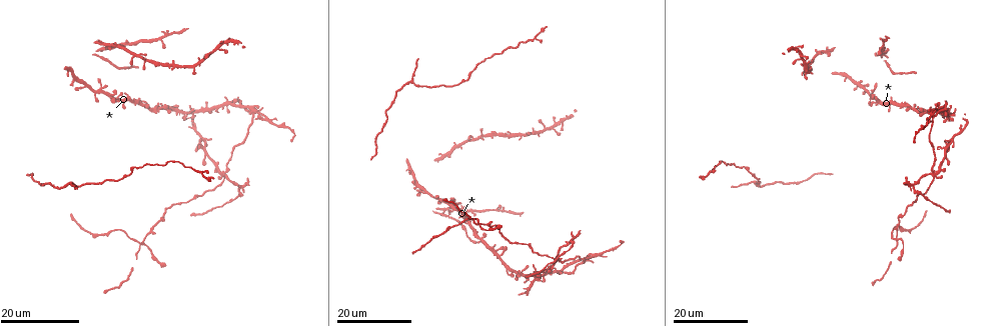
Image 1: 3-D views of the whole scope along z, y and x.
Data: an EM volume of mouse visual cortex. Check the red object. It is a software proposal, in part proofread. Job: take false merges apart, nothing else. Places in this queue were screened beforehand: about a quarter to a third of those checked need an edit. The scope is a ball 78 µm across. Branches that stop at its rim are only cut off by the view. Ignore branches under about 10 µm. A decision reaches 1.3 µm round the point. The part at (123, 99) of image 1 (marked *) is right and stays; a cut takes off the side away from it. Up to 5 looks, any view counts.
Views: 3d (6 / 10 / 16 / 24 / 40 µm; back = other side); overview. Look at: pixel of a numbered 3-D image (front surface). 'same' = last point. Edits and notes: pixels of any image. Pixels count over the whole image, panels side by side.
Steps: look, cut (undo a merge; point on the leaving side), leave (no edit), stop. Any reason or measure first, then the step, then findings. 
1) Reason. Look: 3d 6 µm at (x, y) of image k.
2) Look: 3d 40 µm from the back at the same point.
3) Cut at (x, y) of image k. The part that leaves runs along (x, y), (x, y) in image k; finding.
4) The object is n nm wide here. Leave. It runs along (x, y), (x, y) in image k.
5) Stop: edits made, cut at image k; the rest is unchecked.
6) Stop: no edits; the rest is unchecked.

Two arms in line, one across. Look: 3d 24 µm at (100, 87) of image 1.

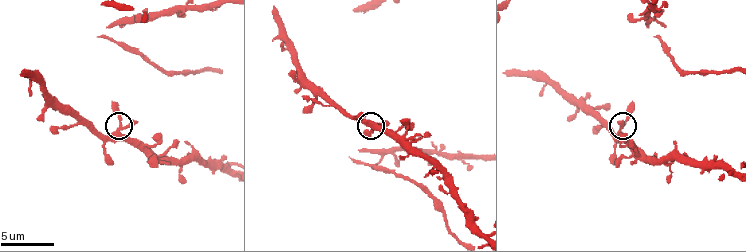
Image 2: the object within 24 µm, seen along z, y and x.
Look: 3d 10 µm at (116, 127) of image 2.

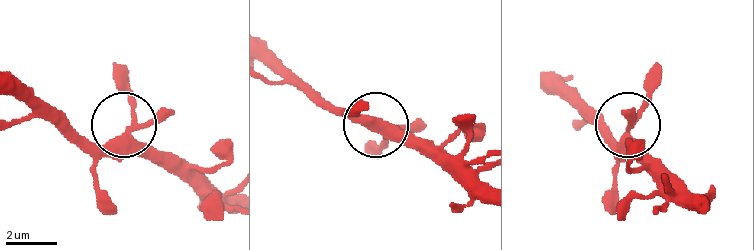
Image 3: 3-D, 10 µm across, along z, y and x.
Look: 3d 10 µm from the back at (130, 126) of image 3.

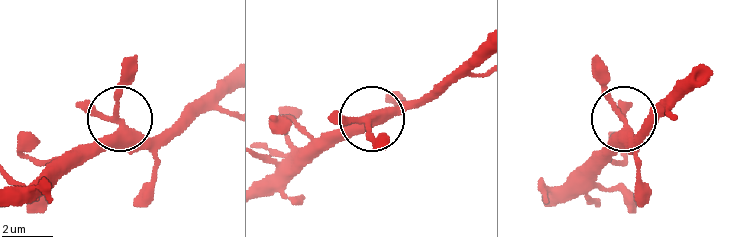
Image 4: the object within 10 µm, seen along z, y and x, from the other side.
Leave. It runs along (16, 195), (29, 192), (112, 130), (119, 117), (119, 68) in image 4; one neuron here.

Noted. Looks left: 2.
Looks like a crossing. Look: 3d 16 µm at (935, 174) of image 1.

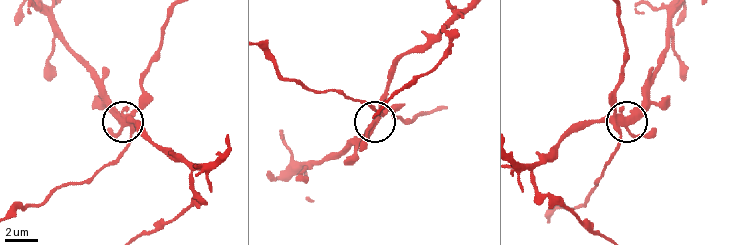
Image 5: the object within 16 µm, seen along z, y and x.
Closer look. Look: 3d 10 µm at (621, 121) of image 5.

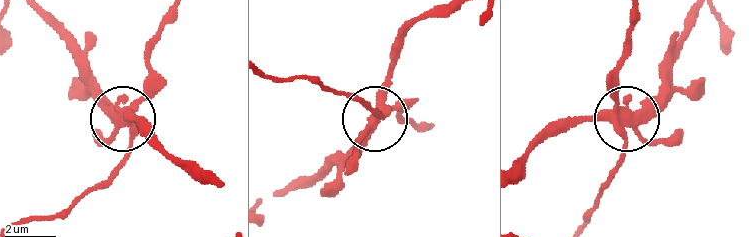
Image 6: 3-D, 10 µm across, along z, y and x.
Cut at (108, 113) of image 6. The part that leaves runs along (384, 102), (393, 46), (416, 20), (442, 12) in image 6; a second neuron is stuck on.

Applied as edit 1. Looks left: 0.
Stop: edits made, cut at image 6; the rest is unchecked.

